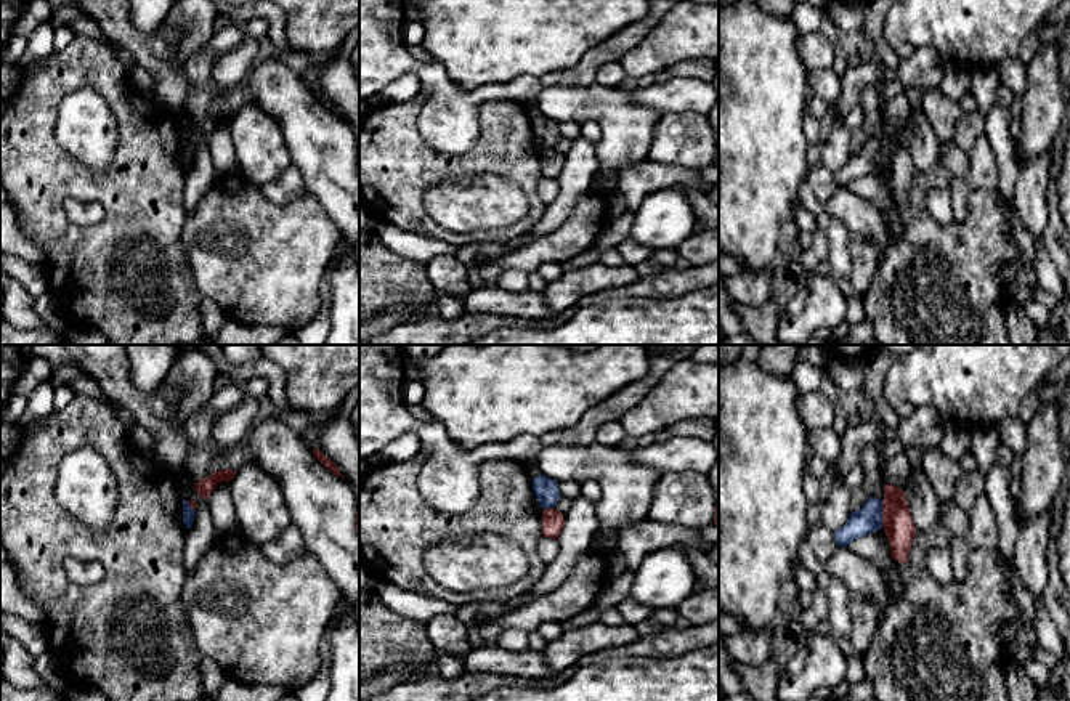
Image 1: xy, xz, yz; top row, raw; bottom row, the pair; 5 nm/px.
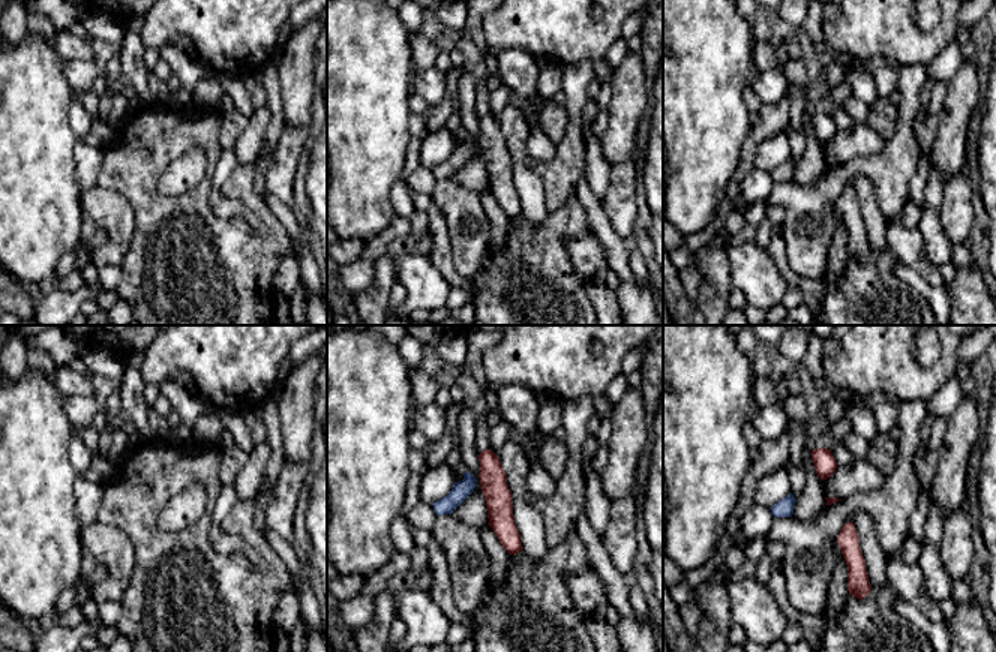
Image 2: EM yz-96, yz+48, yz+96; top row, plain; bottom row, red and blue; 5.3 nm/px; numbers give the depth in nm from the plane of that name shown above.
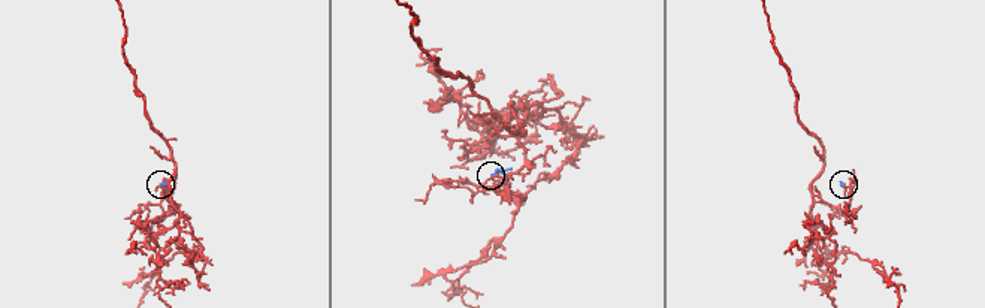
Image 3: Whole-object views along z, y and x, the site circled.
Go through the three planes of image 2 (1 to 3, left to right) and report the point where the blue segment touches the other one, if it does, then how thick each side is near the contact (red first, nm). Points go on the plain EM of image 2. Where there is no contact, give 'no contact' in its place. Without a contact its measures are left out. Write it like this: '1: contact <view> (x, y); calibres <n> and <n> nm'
1: no contact
2: no contact
3: no contact

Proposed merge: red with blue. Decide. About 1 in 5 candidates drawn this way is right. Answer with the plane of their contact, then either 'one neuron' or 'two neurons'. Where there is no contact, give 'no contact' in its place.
yz | two neurons

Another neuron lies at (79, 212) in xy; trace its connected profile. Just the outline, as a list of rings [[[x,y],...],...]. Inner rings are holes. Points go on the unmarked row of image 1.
[[[66,197],[61,205],[69,223],[75,226],[98,225],[106,215],[104,207],[99,202]]]

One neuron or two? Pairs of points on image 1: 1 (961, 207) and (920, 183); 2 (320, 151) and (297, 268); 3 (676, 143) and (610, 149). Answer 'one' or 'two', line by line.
1: two
2: two
3: two

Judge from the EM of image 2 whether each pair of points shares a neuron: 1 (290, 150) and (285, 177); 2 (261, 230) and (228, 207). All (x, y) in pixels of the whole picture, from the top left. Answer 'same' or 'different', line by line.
1: same
2: same

